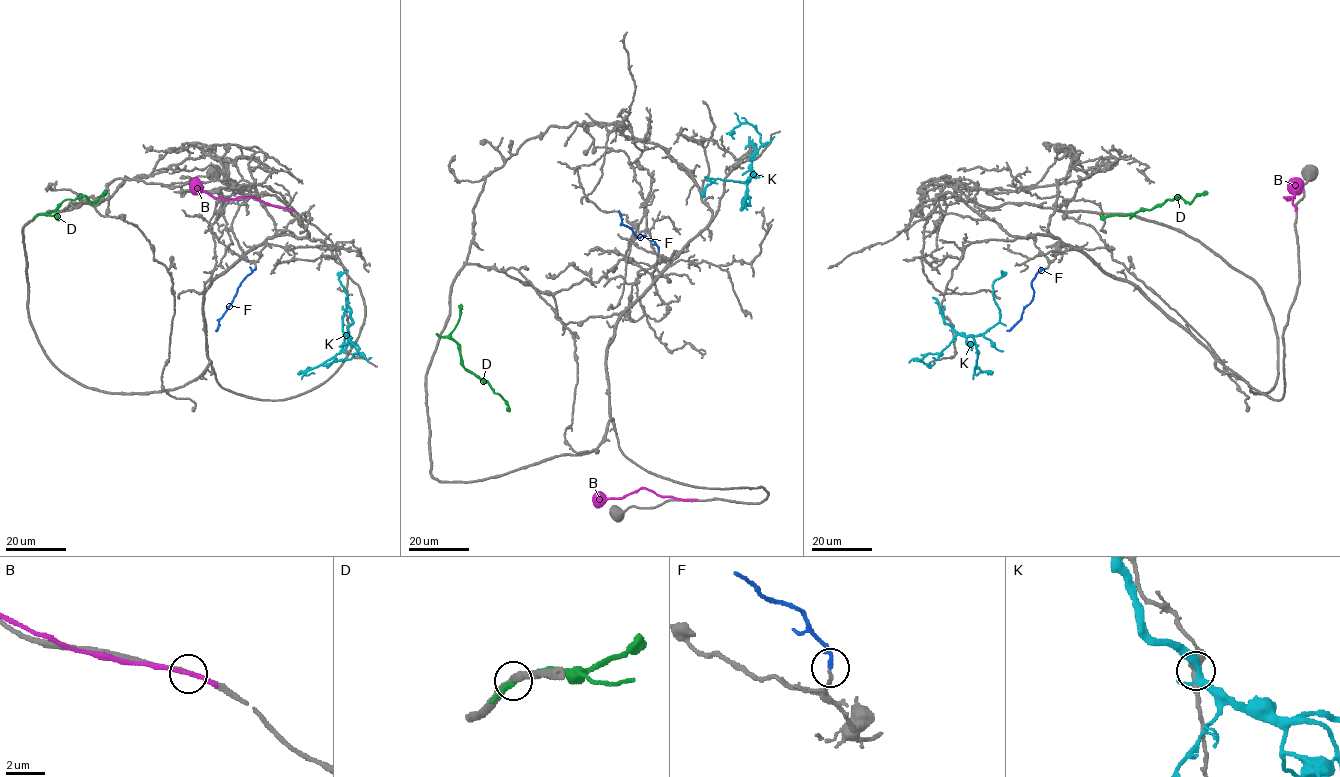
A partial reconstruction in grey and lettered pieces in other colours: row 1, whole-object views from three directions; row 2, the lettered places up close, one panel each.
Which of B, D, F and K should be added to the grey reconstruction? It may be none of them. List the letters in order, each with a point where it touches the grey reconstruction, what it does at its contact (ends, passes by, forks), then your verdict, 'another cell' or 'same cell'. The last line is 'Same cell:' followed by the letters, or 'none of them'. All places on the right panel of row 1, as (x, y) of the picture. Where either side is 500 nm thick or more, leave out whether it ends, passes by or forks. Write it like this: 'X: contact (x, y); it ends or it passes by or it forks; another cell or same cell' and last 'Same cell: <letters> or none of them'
B: contact (1296, 209); it passes by; another cell
D: contact (1132, 215); it passes by; another cell
F: contact (1046, 268); it ends; same cell
K: contact (952, 328); it forks; another cell
Same cell: F

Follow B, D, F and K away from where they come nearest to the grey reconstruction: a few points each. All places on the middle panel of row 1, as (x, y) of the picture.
B: (692, 500), (661, 497), (640, 488), (622, 497), (607, 498), (601, 504), (593, 500)
D: (440, 336), (450, 337), (458, 344), (462, 365), (488, 383), (505, 401), (509, 411)
F: (659, 250), (645, 236), (637, 237), (623, 225), (619, 210)
K: (751, 156), (746, 204), (750, 197), (745, 196), (742, 200), (742, 205), (751, 206)

